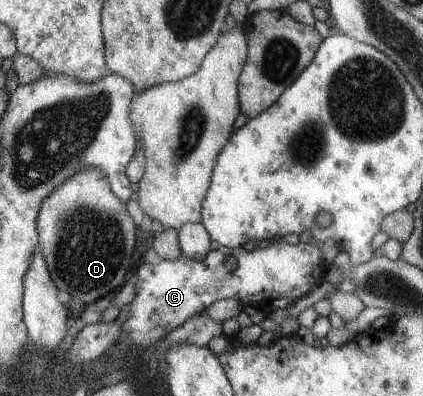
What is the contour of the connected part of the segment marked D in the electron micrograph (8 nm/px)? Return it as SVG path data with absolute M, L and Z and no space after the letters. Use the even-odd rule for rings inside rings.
M95 167L77 171L41 201L35 222L38 248L57 290L66 292L85 305L92 305L127 282L131 252L135 245L136 225L127 213L125 202L113 197L113 193L109 191L107 177Z

